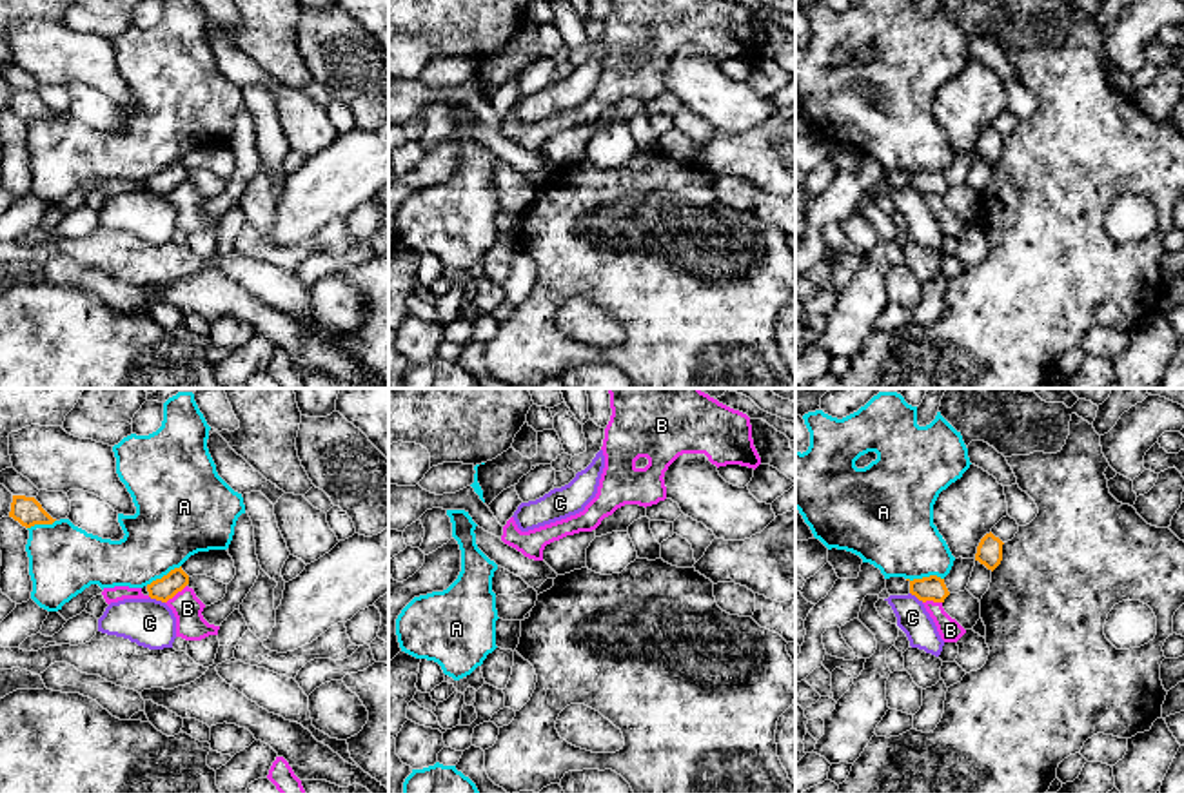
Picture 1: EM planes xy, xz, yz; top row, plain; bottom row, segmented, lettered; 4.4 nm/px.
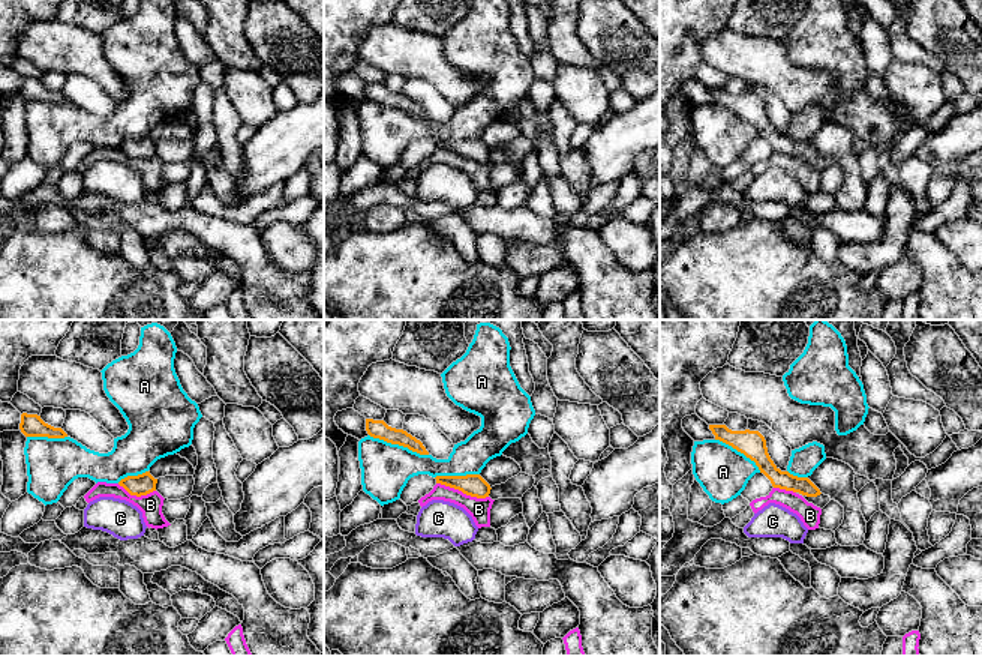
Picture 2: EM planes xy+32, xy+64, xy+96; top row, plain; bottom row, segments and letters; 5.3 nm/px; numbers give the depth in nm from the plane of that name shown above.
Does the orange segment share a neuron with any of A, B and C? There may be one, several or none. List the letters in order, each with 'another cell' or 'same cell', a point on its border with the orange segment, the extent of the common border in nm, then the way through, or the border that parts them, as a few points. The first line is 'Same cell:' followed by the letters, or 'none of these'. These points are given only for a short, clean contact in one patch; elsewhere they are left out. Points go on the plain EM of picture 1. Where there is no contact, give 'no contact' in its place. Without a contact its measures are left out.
Same cell: none of these
A: another cell; contact yz (925, 171); length 170 nm
B: another cell; contact xy (175, 187); length 130 nm; border xy (186, 178), (166, 196)
C: another cell; contact xy (157, 193); length 80 nm; border xy (149, 189), (164, 196)

